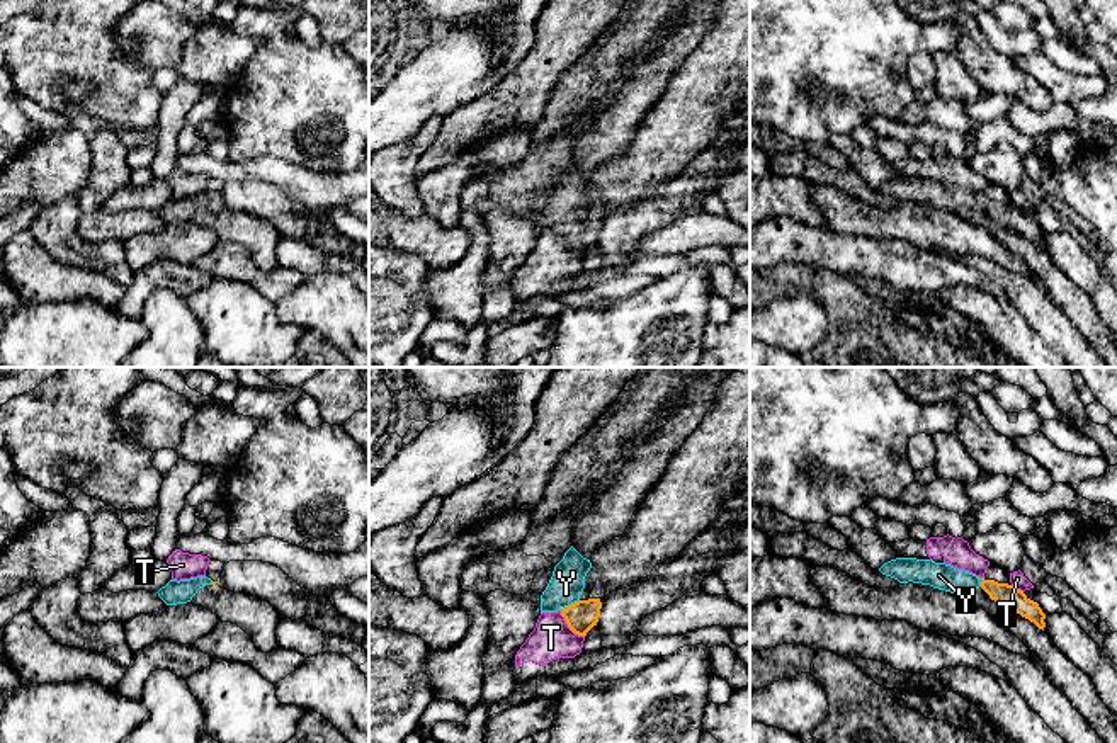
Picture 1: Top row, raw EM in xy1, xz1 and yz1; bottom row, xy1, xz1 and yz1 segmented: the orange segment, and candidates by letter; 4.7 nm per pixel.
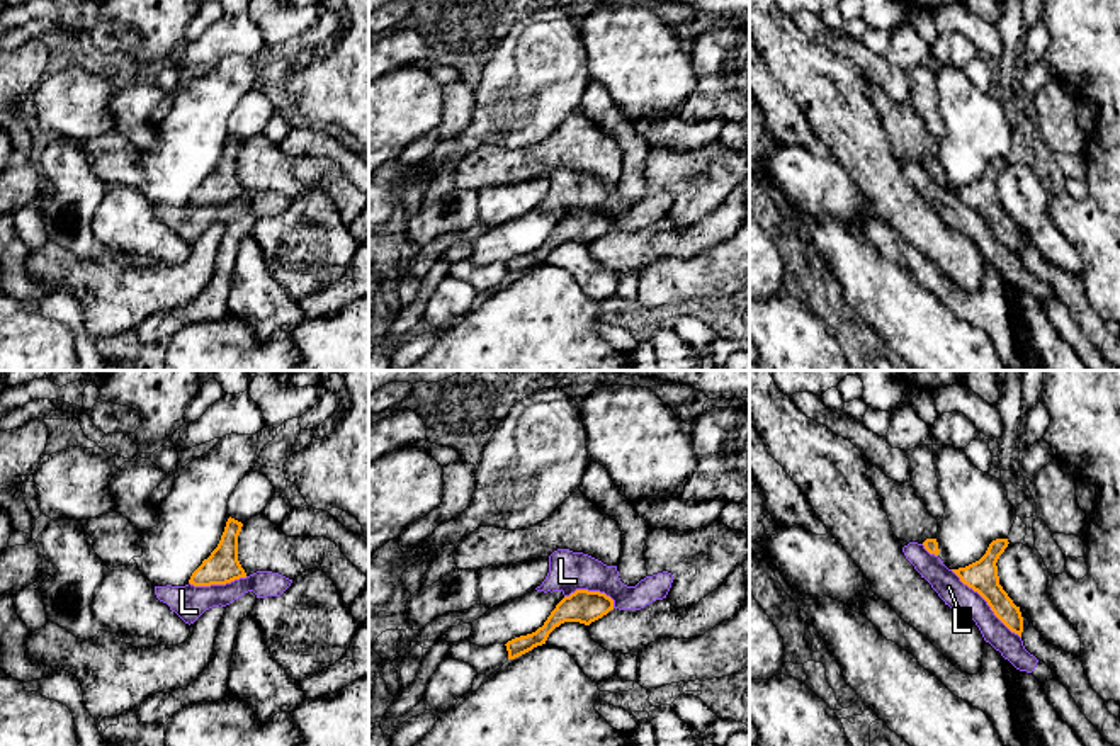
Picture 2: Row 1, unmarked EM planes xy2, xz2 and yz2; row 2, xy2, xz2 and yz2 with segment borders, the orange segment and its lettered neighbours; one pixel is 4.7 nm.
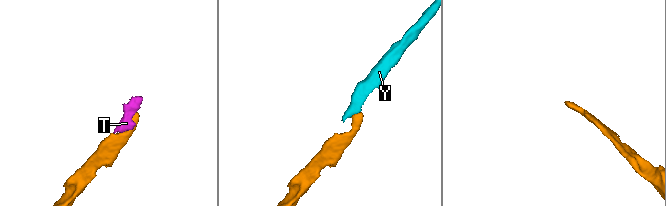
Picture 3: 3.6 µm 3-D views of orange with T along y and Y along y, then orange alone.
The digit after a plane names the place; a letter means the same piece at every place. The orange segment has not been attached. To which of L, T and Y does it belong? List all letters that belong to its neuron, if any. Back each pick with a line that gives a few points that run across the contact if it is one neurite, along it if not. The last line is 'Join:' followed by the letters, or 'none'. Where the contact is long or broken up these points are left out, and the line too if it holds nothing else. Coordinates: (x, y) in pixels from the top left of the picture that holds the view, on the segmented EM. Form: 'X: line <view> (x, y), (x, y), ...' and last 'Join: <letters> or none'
Y: line xz1 (582, 616), (572, 604), (567, 584)
Join: Y

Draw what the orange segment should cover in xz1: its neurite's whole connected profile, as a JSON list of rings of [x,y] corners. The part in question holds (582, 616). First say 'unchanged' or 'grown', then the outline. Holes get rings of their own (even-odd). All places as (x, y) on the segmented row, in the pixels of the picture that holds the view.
grown; [[[571,546],[554,566],[553,576],[541,595],[541,614],[559,610],[568,627],[583,638],[597,626],[602,609],[600,598],[580,598],[590,568],[590,559]]]

